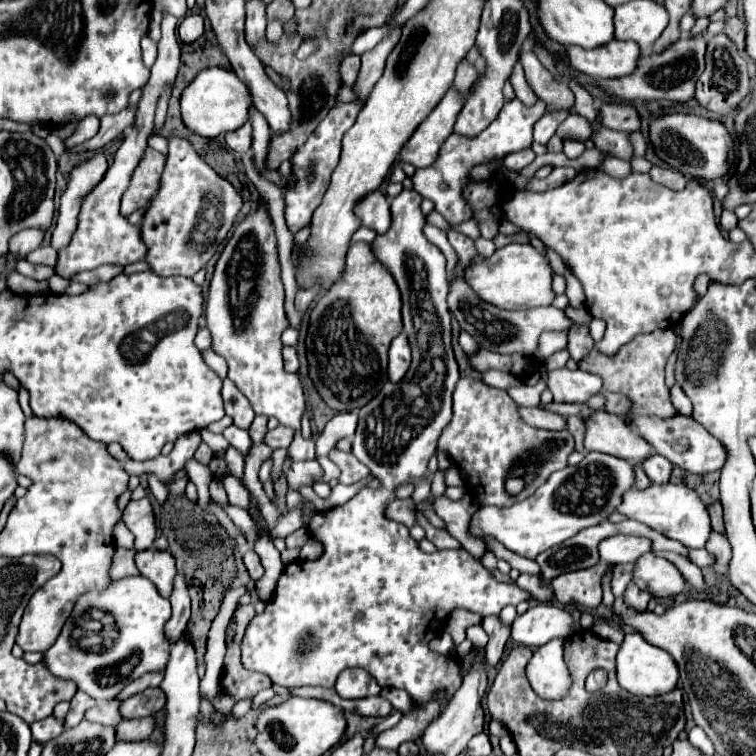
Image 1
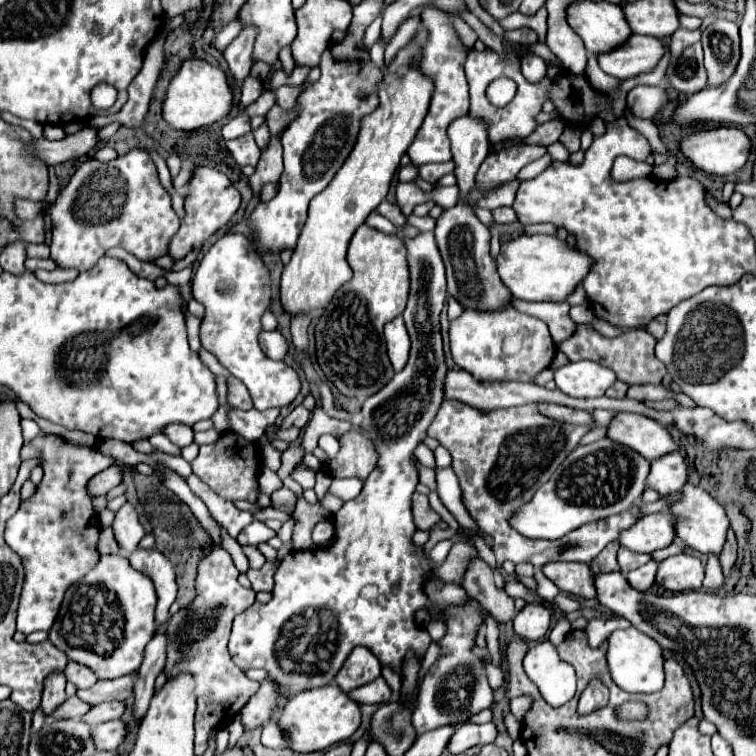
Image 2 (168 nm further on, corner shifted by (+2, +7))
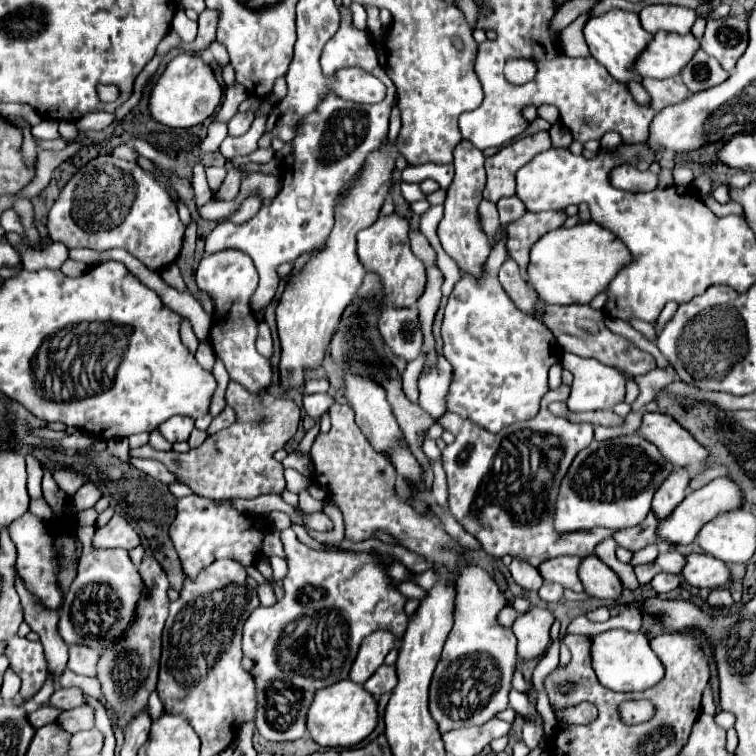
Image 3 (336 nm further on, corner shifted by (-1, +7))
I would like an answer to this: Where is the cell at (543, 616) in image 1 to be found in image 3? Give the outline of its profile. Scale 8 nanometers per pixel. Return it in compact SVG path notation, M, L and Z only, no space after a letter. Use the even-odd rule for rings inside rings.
M530 606L528 612L520 614L512 626L518 638L518 656L530 660L544 654L550 644L550 626L554 616L546 608Z

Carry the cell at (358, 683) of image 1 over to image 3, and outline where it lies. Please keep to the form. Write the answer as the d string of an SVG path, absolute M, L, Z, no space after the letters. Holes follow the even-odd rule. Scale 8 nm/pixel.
M378 630L370 634L366 640L362 640L348 678L356 684L364 684L384 664L384 656L394 648L394 644L396 640L390 632Z

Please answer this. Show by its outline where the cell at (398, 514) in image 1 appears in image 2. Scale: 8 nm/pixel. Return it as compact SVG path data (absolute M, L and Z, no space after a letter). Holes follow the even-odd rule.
M415 492L413 496L413 518L419 530L431 530L441 522L441 516L429 506L429 500L425 494Z

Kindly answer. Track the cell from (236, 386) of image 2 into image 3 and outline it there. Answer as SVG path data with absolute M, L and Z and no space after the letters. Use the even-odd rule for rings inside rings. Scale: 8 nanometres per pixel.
M230 380L226 390L226 402L236 410L236 422L226 430L209 435L206 442L186 454L158 452L148 444L132 450L134 458L156 458L170 472L174 472L194 494L230 500L230 498L256 498L262 494L280 494L284 488L284 466L272 458L272 454L296 434L300 422L300 408L292 400L280 400L272 394L254 396L244 390L242 384Z

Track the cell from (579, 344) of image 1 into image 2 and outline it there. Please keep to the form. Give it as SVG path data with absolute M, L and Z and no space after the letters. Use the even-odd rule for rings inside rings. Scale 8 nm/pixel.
M511 296L511 306L523 314L531 314L543 320L549 326L549 332L555 344L563 342L571 332L575 332L575 322L569 318L569 304L551 304L551 302L527 302Z

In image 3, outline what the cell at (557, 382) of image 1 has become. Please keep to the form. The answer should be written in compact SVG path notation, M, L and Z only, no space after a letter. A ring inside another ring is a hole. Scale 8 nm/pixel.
M564 354L560 364L574 374L568 398L568 408L572 412L604 410L624 400L626 380L616 368L576 354Z

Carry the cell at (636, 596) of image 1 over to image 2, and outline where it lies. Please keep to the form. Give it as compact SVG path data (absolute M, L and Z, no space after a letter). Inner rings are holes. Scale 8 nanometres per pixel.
M651 560L651 562L647 562L645 566L641 566L641 568L637 568L637 570L631 570L631 572L627 574L629 584L631 584L635 590L639 590L639 592L649 590L651 584L655 582L657 566L659 566L659 564L657 564L655 560Z

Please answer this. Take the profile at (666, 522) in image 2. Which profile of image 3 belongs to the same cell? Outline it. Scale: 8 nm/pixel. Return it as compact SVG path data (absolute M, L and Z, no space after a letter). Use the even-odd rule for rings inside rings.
M716 478L712 480L710 484L706 484L704 488L696 490L696 492L690 492L676 508L674 512L670 512L670 516L666 516L666 520L660 520L658 522L658 540L668 544L668 546L680 546L680 544L690 544L696 540L696 534L698 530L708 522L712 520L716 514L720 512L726 512L726 510L736 510L740 508L742 504L742 492L740 488L728 480L728 478Z

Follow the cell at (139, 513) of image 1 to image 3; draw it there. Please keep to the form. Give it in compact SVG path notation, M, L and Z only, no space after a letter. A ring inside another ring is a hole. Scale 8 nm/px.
M114 514L112 520L104 528L98 528L96 536L94 536L94 546L98 546L98 548L132 550L138 544L140 544L140 536L128 524L128 520L120 514Z

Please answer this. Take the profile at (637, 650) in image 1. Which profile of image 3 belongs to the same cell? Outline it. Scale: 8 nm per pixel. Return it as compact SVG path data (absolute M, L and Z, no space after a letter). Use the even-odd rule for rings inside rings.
M608 630L592 638L592 666L596 676L606 688L616 692L636 692L646 690L658 684L664 676L664 666L660 658L648 644L644 632L626 632L626 630Z

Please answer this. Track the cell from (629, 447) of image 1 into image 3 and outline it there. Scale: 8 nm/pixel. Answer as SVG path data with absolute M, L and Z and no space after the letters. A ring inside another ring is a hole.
M646 412L642 416L638 434L650 440L650 444L654 444L674 466L698 466L708 456L708 450L698 444L690 432L686 432L672 416L662 412Z

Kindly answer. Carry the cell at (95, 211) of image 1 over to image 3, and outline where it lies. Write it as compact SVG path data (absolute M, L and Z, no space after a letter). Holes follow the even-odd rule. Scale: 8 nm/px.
M102 154L82 166L64 186L64 190L48 212L48 232L52 242L60 242L66 248L90 248L98 252L110 248L124 248L150 270L158 272L176 260L182 248L184 224L178 218L178 210L172 196L152 172L140 168L136 162L120 160L112 154Z

